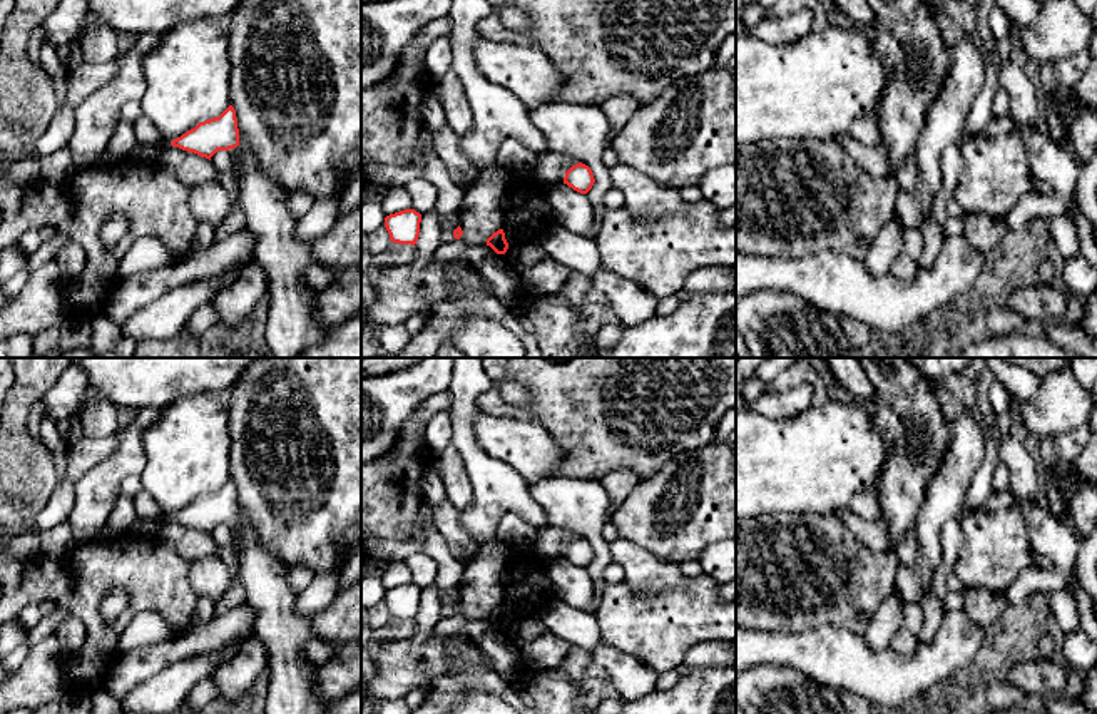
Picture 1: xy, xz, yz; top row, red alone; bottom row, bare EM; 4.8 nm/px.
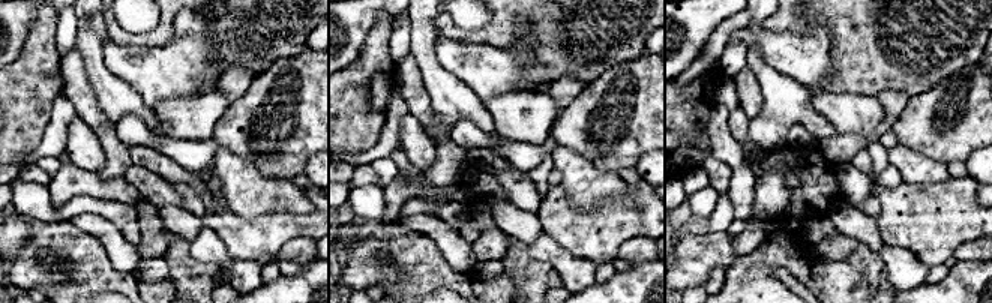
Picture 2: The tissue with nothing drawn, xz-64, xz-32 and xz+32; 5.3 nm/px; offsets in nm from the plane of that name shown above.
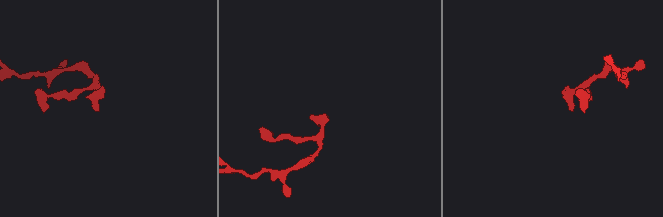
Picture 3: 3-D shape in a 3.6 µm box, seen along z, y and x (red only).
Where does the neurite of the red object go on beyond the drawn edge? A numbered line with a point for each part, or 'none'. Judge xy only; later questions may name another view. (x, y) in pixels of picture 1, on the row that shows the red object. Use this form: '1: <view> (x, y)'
1: xy (236, 168)

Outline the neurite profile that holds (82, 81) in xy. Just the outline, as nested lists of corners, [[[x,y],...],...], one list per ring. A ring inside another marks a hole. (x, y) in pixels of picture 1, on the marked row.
[[[82,62],[79,67],[67,72],[65,105],[72,110],[77,109],[97,89],[109,85],[115,74],[117,67],[114,62]]]

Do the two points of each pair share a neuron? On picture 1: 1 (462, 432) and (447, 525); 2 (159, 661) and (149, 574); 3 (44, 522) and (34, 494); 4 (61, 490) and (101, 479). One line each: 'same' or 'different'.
1: different
2: different
3: different
4: different

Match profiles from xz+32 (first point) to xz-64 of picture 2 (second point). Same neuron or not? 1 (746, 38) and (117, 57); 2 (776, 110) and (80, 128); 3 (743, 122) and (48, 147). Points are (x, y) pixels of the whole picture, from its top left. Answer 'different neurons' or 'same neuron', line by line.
1: same neuron
2: different neurons
3: different neurons

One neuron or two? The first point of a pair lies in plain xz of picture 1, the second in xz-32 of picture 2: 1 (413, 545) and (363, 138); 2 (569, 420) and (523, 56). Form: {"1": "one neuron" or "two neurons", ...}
{"1": "two neurons", "2": "two neurons"}

